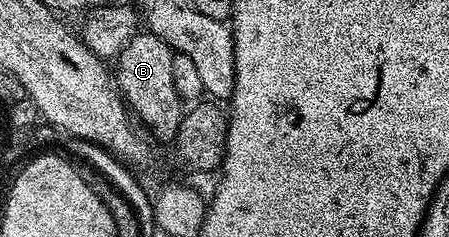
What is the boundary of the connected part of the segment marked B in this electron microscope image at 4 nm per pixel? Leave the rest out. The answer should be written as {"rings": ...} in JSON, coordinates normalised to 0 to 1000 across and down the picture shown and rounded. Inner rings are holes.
{"rings":[[[307,139],[287,177],[287,194],[276,198],[261,236],[272,392],[290,473],[343,591],[350,582],[354,599],[372,612],[388,599],[408,489],[408,422],[394,397],[385,321],[388,228],[385,203],[372,194],[354,156]]]}

